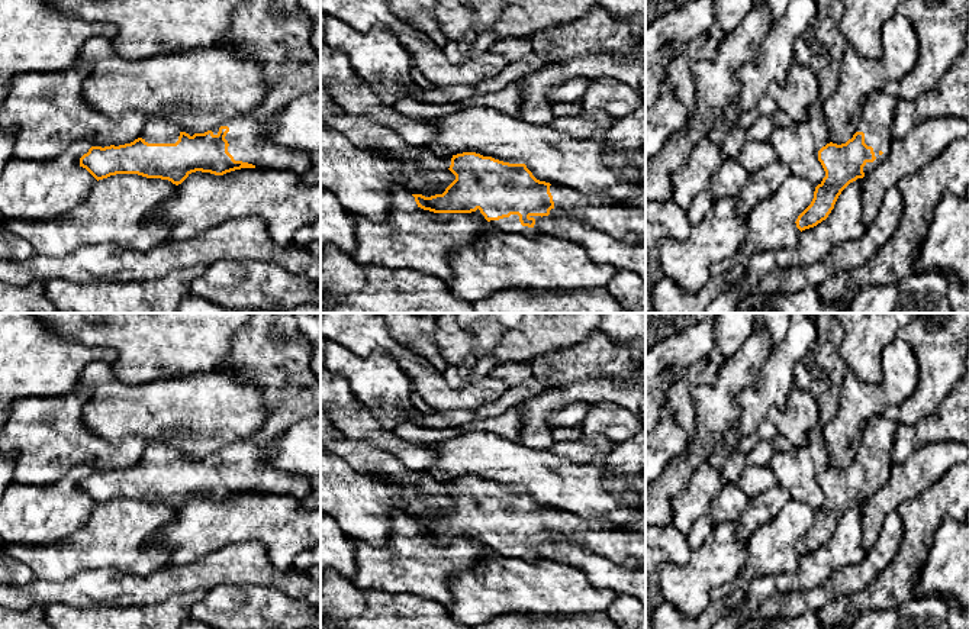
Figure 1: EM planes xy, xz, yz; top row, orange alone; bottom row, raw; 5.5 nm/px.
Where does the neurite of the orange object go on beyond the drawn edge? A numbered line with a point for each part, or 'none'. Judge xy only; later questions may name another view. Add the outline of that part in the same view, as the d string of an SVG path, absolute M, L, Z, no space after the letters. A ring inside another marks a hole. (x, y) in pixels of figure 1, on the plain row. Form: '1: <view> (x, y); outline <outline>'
1: xy (248, 464); outline M257 439L238 441L228 446L223 446L210 455L213 459L218 459L220 451L228 451L229 457L225 464L228 465L228 477L234 481L235 486L242 486L255 490L260 494L280 494L280 496L292 496L296 499L302 499L310 490L309 484L300 481L290 474L286 474L270 464L270 458L273 457L271 451L265 451L257 442Z

